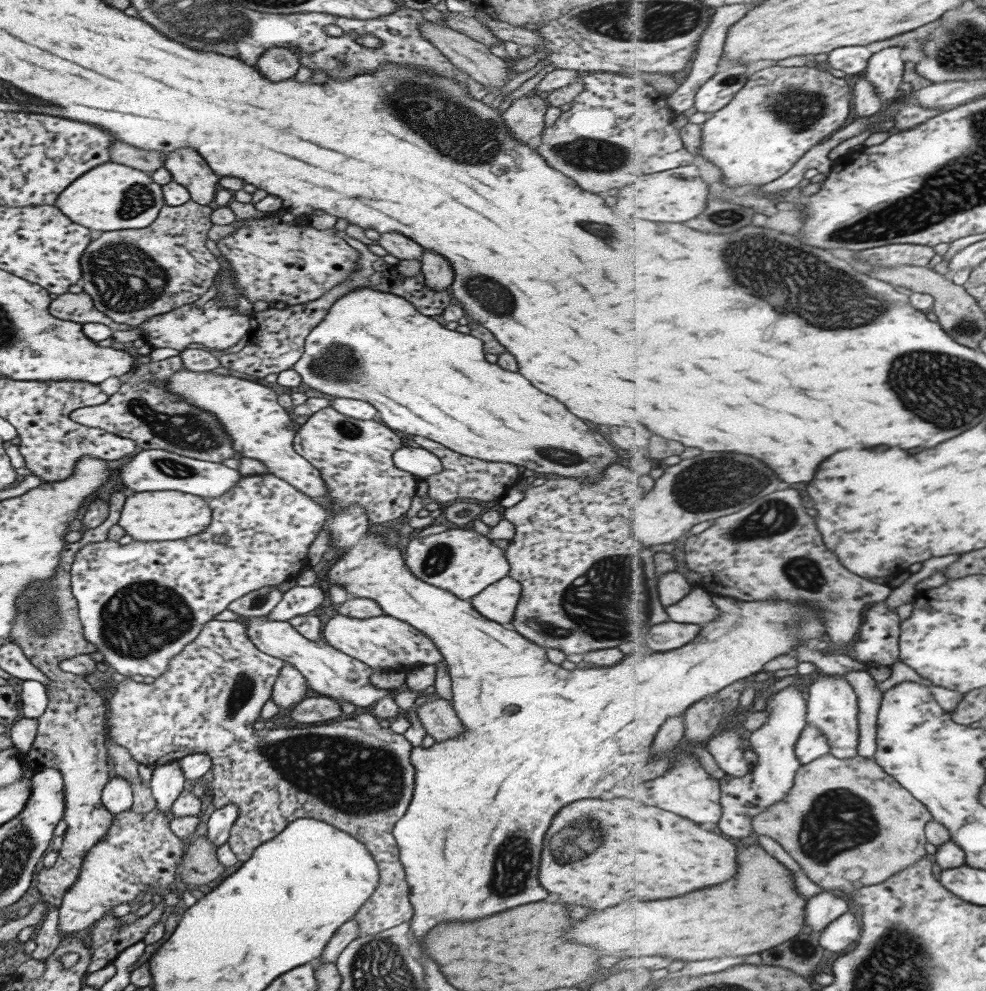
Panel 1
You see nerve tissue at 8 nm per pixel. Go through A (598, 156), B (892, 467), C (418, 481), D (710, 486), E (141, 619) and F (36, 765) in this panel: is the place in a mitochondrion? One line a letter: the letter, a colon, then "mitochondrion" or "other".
A: mitochondrion
B: other
C: other
D: mitochondrion
E: mitochondrion
F: other

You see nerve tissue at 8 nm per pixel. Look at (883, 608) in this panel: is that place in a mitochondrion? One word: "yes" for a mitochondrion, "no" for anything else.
no

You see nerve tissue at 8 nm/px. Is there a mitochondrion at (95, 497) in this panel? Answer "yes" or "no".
no

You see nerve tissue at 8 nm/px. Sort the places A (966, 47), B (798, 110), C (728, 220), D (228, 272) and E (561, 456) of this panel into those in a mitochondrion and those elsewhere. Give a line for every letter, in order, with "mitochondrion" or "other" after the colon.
A: mitochondrion
B: mitochondrion
C: mitochondrion
D: other
E: mitochondrion

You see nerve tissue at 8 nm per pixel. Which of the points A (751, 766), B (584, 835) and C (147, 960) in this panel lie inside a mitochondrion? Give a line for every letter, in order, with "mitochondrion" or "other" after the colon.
A: other
B: mitochondrion
C: other

